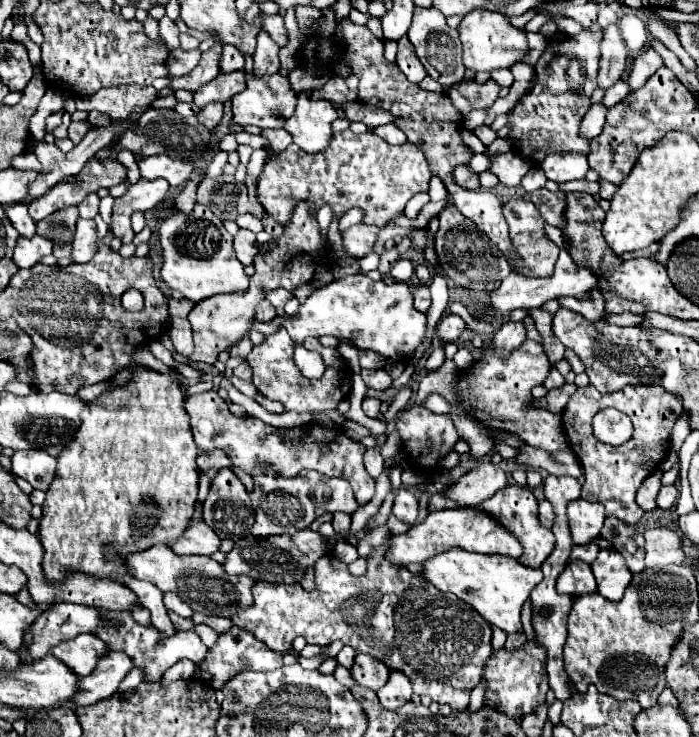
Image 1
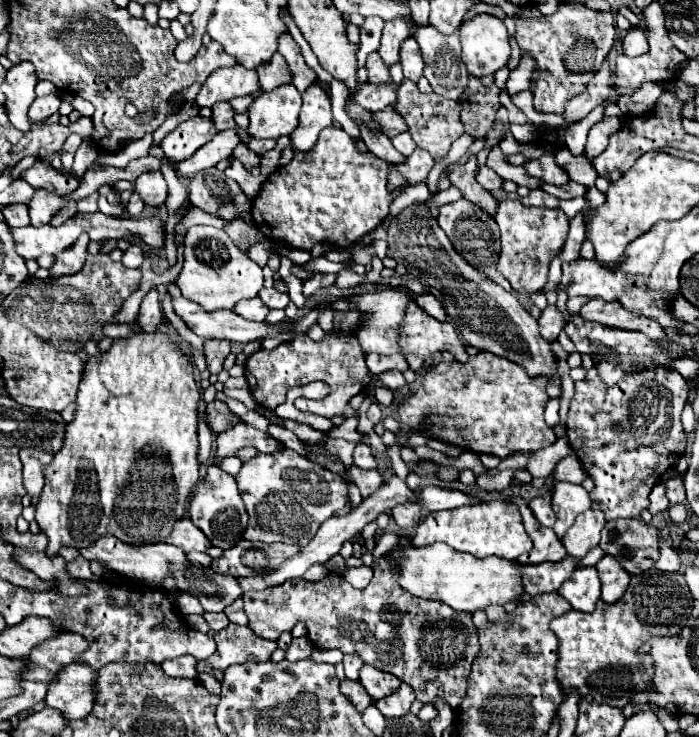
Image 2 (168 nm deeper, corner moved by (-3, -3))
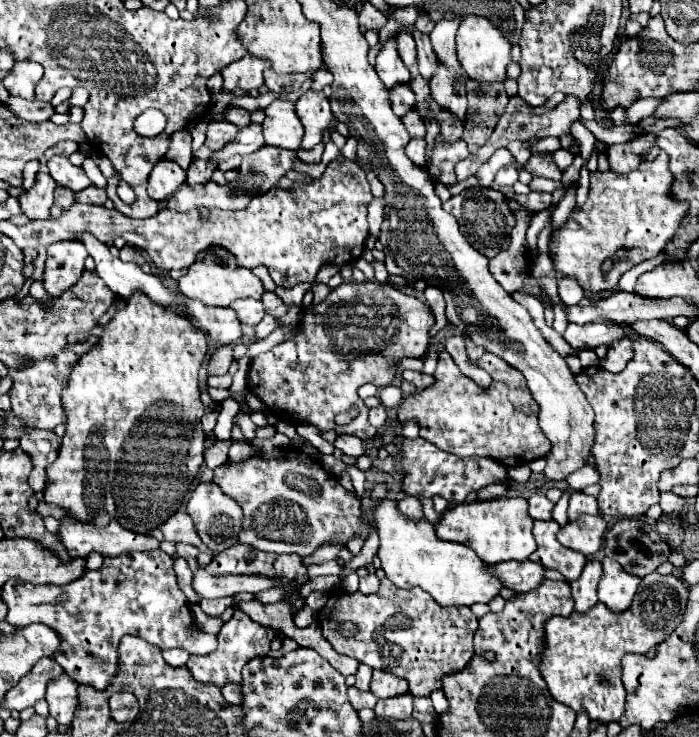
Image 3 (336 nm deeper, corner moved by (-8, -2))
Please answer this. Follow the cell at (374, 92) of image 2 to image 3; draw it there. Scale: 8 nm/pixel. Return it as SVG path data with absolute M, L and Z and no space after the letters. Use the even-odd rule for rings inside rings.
M398 84L398 88L390 88L388 96L390 96L390 104L396 116L404 116L416 104L410 84Z

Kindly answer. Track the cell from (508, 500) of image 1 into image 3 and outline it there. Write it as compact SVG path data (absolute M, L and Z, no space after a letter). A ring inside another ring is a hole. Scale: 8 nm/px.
M552 520L552 524L534 522L534 538L538 548L530 554L532 562L540 562L546 568L554 568L558 572L562 572L566 576L568 582L576 580L586 564L586 556L580 552L574 552L570 548L564 548L562 544L558 544L556 534L560 530L560 524Z

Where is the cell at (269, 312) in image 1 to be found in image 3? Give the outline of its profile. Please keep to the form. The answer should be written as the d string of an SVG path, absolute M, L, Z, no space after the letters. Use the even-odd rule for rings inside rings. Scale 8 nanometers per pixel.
M236 300L234 304L230 304L230 308L234 308L242 324L248 324L248 326L256 326L266 314L260 300Z

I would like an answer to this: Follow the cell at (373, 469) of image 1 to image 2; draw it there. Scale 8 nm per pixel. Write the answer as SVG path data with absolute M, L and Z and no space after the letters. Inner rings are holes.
M357 443L355 451L353 451L353 463L359 469L375 469L377 467L377 459L371 453L371 447L365 443Z

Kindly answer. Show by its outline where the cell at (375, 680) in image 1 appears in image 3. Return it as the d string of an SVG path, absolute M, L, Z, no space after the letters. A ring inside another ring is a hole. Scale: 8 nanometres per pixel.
M374 670L372 682L370 682L370 690L378 698L392 698L392 696L398 696L398 694L406 694L408 692L408 684L406 684L406 680L394 676L390 672Z

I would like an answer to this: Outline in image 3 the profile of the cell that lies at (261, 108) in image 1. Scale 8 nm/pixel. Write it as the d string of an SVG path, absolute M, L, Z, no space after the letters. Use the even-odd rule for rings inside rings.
M276 98L266 110L266 118L262 122L264 140L270 146L280 146L288 150L298 150L302 142L302 122L294 112L294 102Z

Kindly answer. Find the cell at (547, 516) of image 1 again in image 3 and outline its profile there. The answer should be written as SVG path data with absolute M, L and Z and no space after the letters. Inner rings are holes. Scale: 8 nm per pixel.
M534 494L528 498L530 504L530 516L534 520L552 520L552 510L554 502L550 502L544 494Z

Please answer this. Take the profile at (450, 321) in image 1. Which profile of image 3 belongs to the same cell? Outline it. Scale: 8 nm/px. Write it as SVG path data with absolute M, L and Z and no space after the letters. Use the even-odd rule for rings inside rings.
M344 282L338 288L330 290L328 298L320 306L306 310L300 324L304 328L302 334L254 358L254 364L250 364L248 370L248 390L286 422L312 422L322 432L336 430L338 434L352 434L360 440L372 440L378 430L368 422L368 408L364 406L356 390L366 382L372 382L378 388L388 386L398 372L394 366L398 358L422 358L426 354L430 344L430 330L436 324L430 308L422 300L408 296L392 288L390 284L382 286L380 282ZM352 408L358 410L354 422L338 428L334 424L336 414L350 412Z

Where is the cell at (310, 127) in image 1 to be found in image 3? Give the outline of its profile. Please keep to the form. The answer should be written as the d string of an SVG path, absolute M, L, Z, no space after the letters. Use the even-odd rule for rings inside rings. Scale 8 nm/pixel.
M308 90L306 94L302 94L298 98L296 114L306 130L304 140L302 140L302 148L312 150L316 144L322 142L322 134L334 118L332 108L330 108L330 100L326 98L324 92Z

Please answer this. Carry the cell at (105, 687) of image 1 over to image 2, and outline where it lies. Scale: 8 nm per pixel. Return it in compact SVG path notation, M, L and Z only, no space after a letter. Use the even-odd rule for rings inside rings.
M83 663L65 665L49 685L45 703L61 711L67 721L87 717L89 709L93 709L93 679L95 671Z

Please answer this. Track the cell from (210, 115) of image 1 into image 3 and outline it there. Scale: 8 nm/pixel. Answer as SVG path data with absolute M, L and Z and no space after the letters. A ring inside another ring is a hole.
M230 106L230 108L226 110L226 120L232 122L232 124L236 124L238 128L244 128L244 126L250 122L250 114L248 114L248 110L244 110L244 108L234 108L234 106Z

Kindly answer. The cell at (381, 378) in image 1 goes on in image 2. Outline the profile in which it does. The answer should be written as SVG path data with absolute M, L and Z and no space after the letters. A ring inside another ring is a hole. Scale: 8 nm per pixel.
M387 371L387 373L379 375L379 383L385 385L385 387L389 387L391 391L397 391L403 385L407 385L407 381L405 381L405 377L403 377L401 371Z

